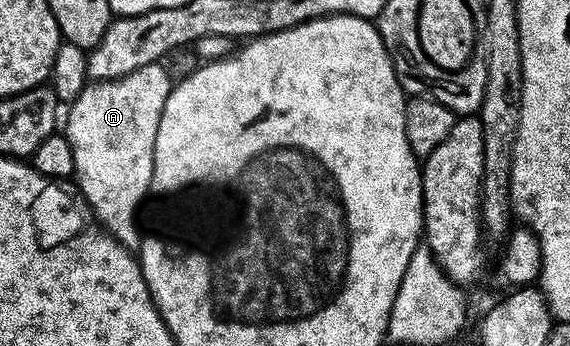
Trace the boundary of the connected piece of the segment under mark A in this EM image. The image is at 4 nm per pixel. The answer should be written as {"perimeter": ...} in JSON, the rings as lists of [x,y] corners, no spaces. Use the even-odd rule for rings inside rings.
{"perimeter":[[[162,63],[141,66],[141,70],[133,70],[133,74],[125,74],[116,80],[101,80],[88,83],[75,100],[70,101],[65,112],[65,135],[69,146],[73,146],[73,162],[75,163],[74,183],[77,191],[91,208],[91,213],[102,224],[104,230],[118,244],[132,250],[141,244],[139,232],[139,207],[143,199],[148,199],[153,178],[153,154],[157,142],[157,126],[161,126],[161,110],[165,110],[165,102],[173,87],[173,79],[163,69]]]}

